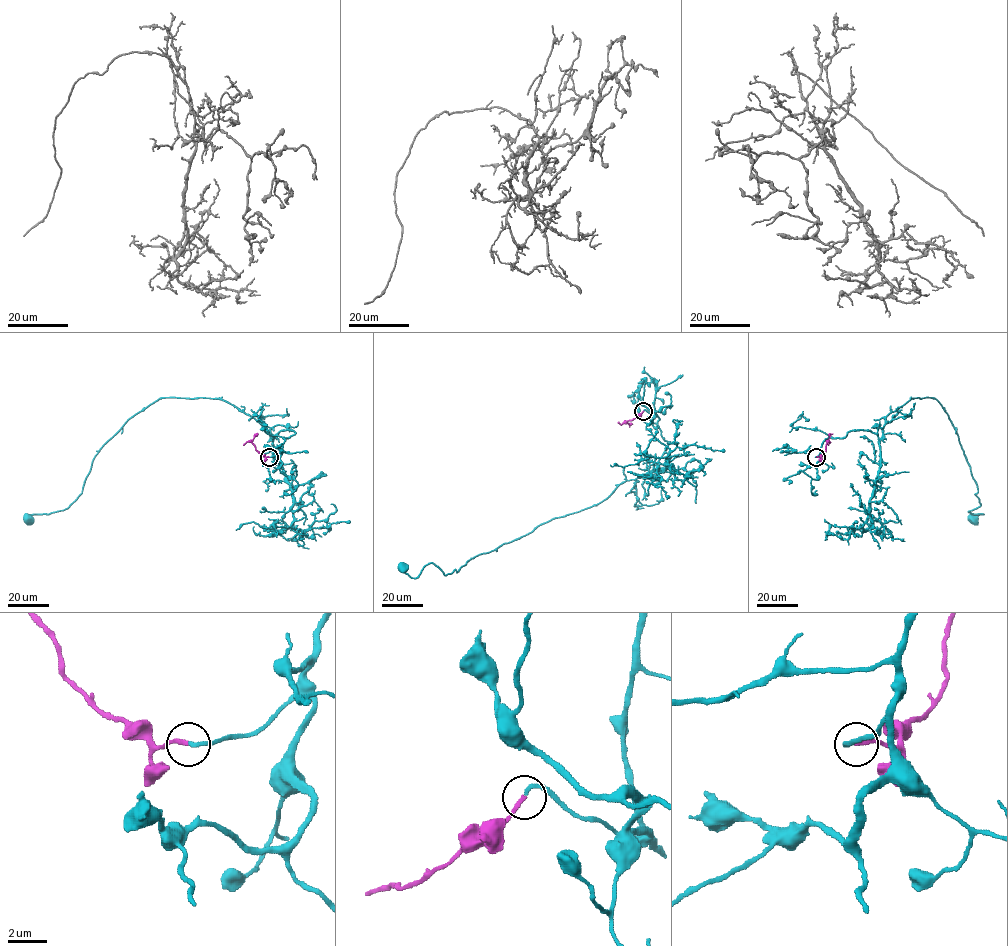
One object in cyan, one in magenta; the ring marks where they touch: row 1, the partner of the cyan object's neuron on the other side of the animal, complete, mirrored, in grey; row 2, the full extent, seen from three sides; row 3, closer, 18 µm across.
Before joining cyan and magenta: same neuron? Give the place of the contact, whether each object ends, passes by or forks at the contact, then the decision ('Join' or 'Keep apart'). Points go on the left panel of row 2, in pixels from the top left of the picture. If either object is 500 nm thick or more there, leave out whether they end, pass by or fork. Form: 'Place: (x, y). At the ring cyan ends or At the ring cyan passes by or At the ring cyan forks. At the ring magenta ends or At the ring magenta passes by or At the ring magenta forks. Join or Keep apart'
Place: (269, 457). At the ring cyan ends. At the ring magenta ends. Join

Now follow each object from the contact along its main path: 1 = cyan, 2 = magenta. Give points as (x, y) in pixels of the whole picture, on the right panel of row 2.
1: (816, 457), (852, 430), (879, 441), (888, 415), (933, 397), (975, 482), (972, 518)
2: (816, 457), (824, 452), (830, 433)

